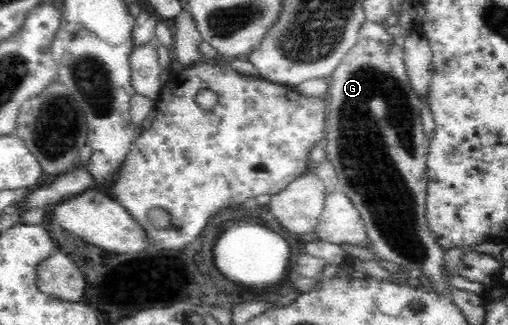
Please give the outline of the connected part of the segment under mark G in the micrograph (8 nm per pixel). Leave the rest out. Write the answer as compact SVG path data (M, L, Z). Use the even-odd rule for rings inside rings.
M363 38L349 50L328 80L330 85L326 95L327 119L323 146L328 160L339 173L337 179L341 183L340 192L353 199L353 204L364 221L367 236L371 240L370 247L341 243L341 252L347 255L348 260L375 260L376 257L380 257L400 264L400 267L407 271L421 269L432 280L429 287L440 295L450 295L453 299L450 294L452 287L448 285L448 280L455 274L449 274L443 265L443 255L447 249L435 241L426 220L428 137L425 136L421 124L421 100L411 88L410 78L403 63L403 48L395 43L389 45L377 39Z

